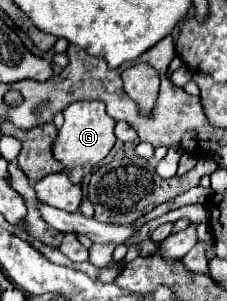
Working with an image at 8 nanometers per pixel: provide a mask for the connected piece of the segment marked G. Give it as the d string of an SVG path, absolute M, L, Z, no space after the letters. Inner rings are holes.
M76 101L64 109L64 125L58 129L58 135L52 143L52 155L62 163L62 171L74 185L82 185L92 167L110 153L116 143L114 125L116 121L106 113L102 101Z

